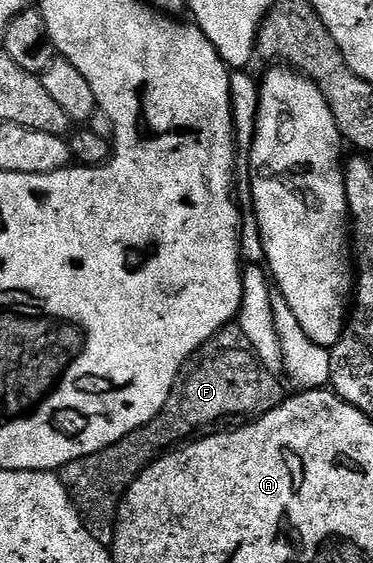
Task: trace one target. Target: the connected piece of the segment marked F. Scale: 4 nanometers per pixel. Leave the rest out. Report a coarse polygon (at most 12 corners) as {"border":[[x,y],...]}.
{"border":[[225,326],[152,422],[62,467],[93,540],[172,448],[273,412],[284,383]]}

